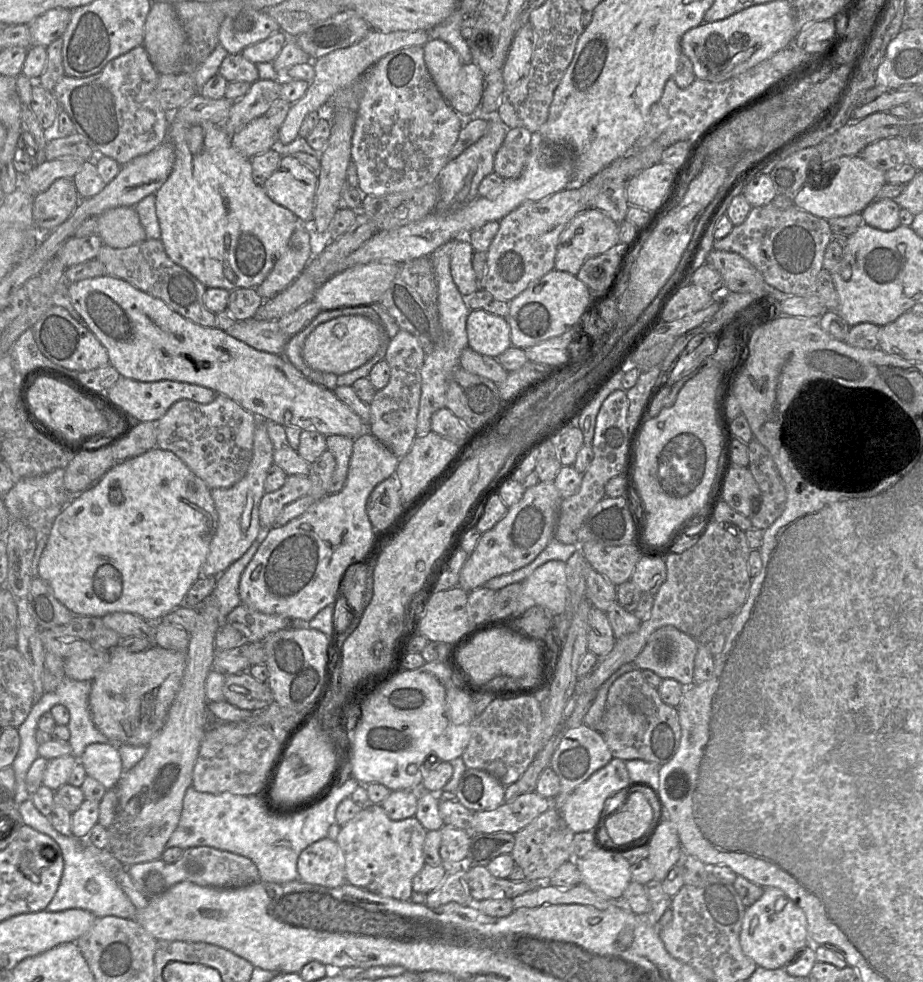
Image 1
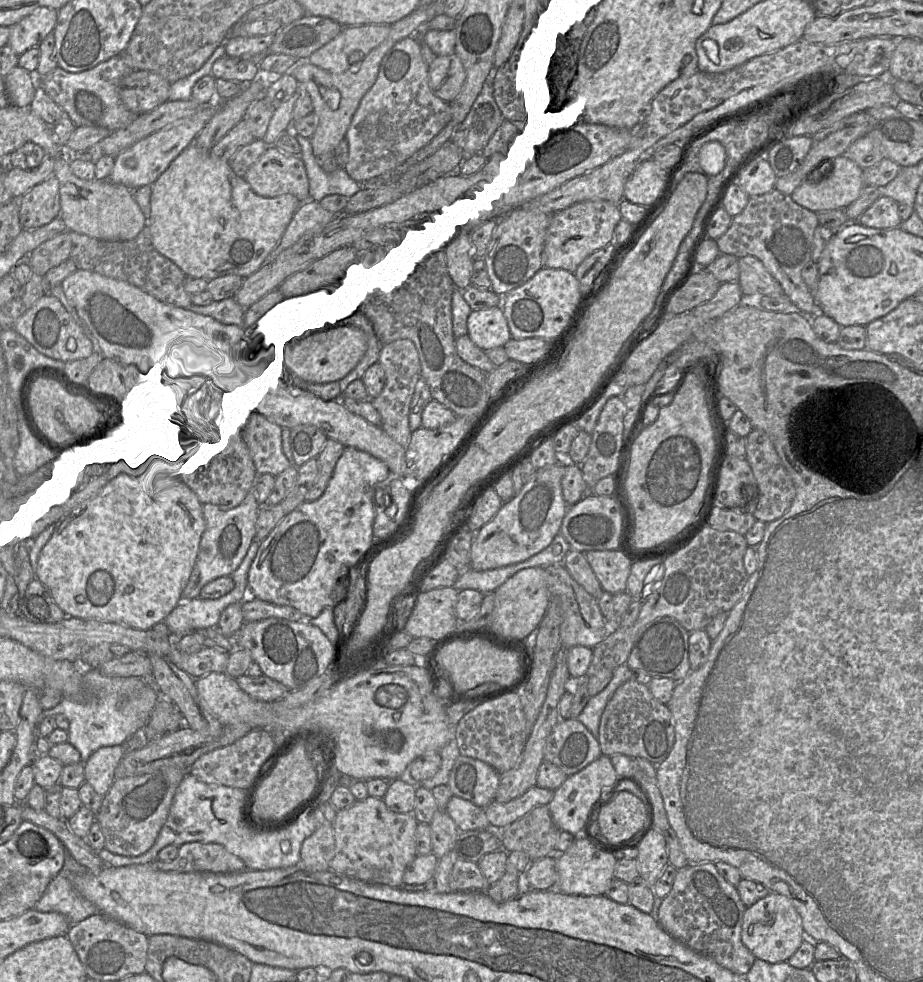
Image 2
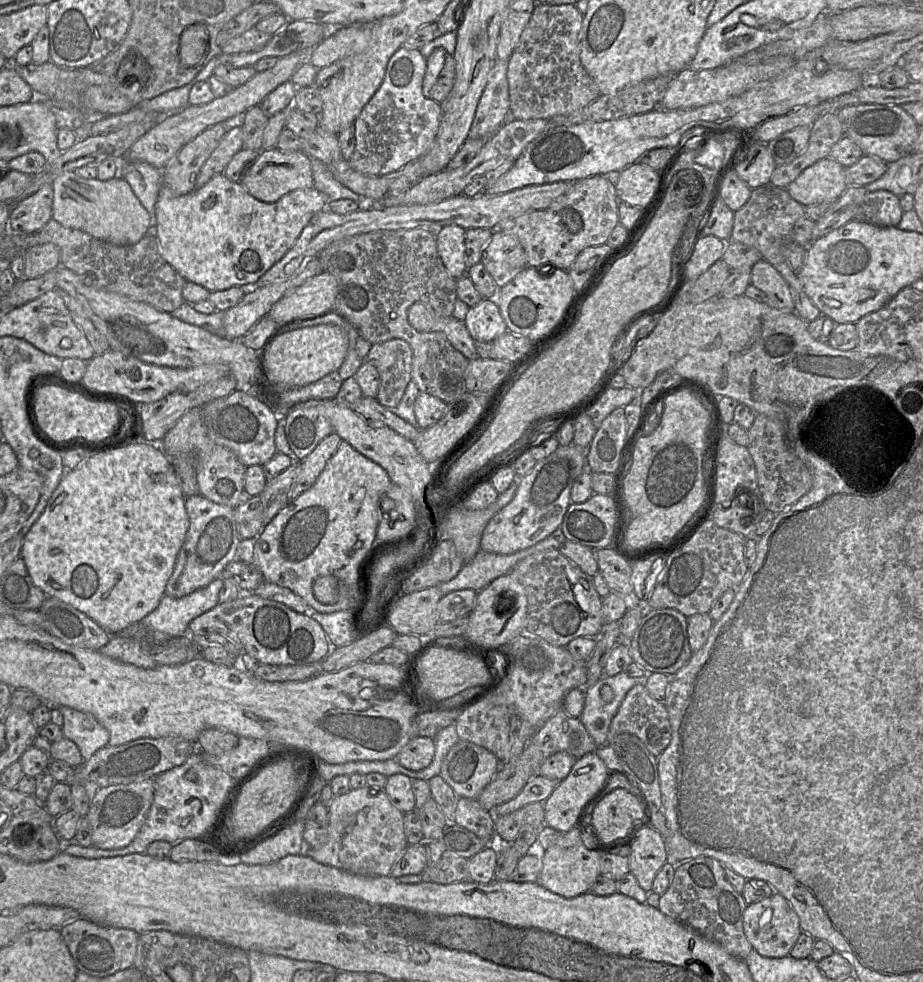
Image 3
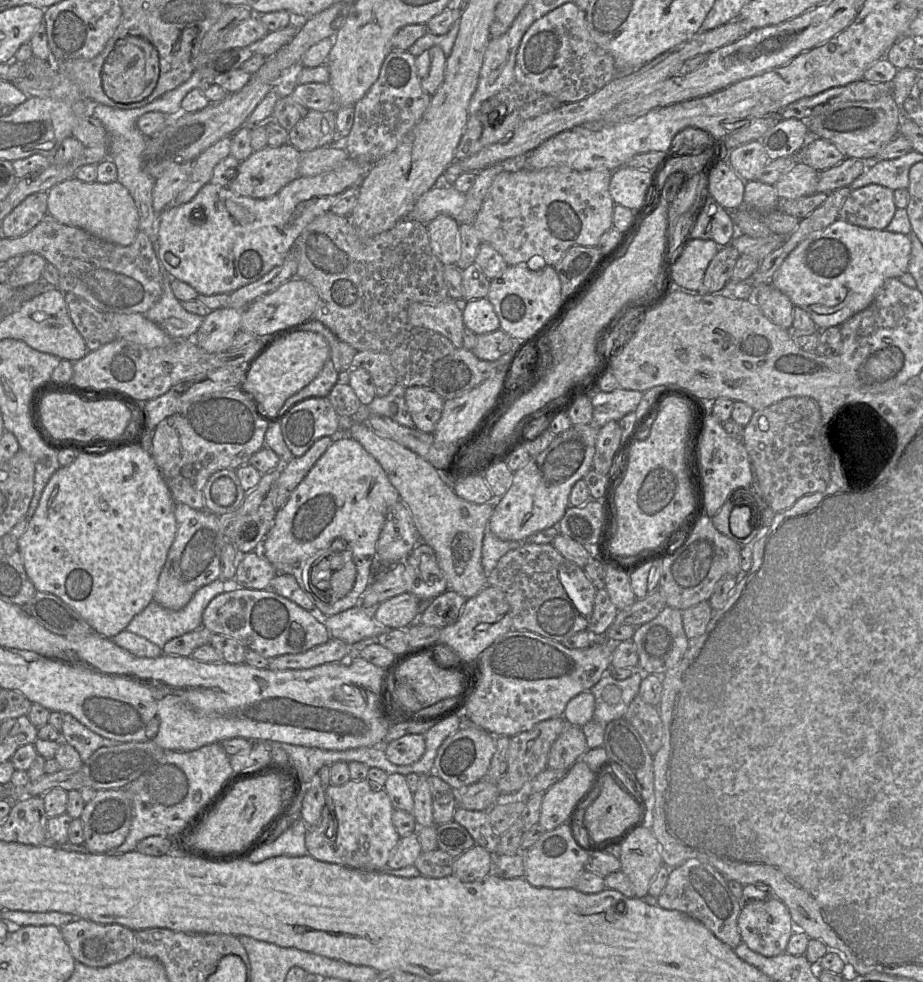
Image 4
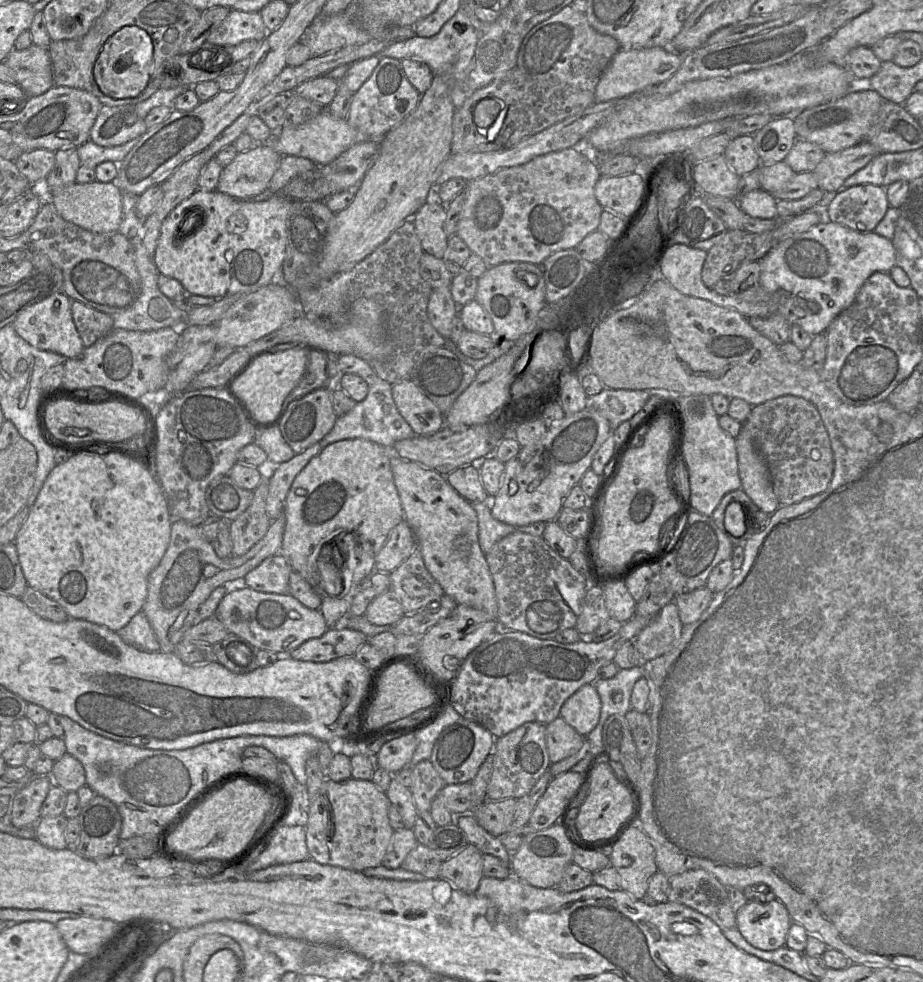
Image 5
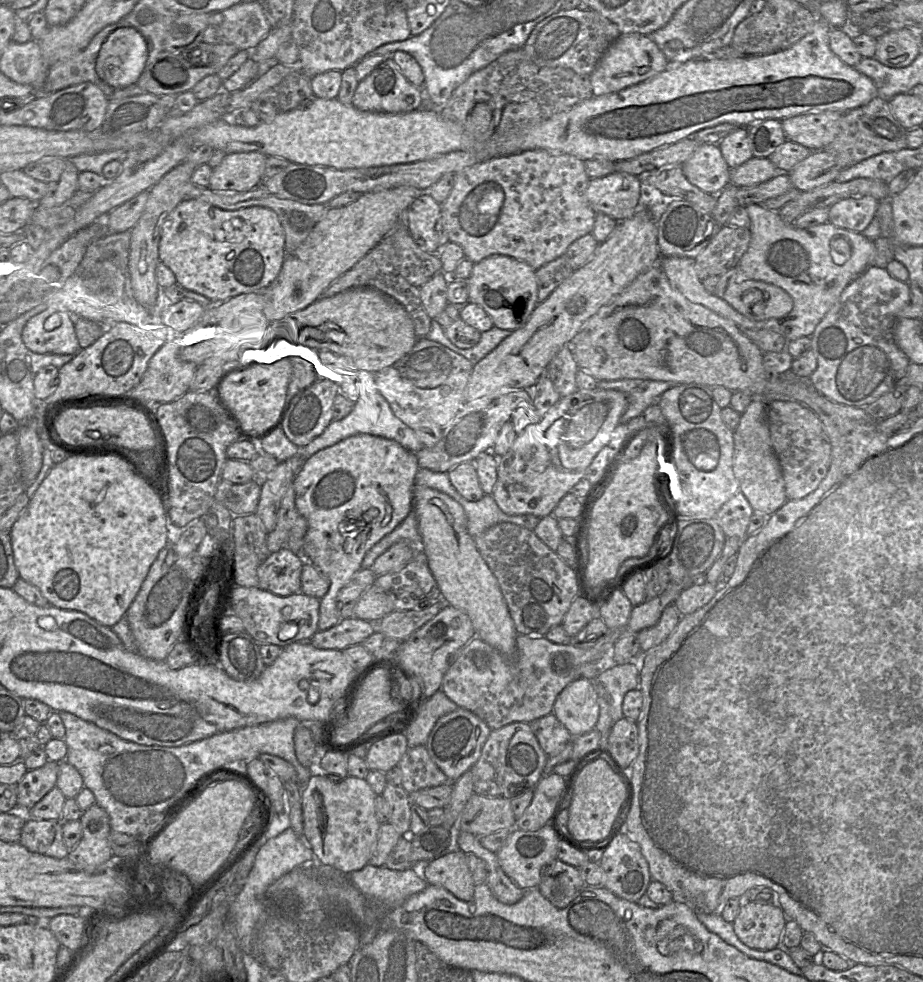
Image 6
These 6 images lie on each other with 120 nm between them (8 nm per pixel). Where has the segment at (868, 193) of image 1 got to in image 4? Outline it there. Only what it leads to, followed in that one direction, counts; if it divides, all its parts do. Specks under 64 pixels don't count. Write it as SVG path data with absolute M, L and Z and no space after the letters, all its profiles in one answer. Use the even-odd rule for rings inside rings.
M798 163L773 186L781 200L811 196L816 193L818 173L812 167Z

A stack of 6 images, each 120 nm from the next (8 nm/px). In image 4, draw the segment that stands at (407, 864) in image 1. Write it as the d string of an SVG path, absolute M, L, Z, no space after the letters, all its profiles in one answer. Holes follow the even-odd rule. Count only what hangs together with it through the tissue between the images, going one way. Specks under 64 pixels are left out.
M368 779L349 780L342 786L328 786L325 789L325 806L319 822L308 828L306 834L308 855L318 861L351 869L383 870L401 838L392 823L393 811L384 788L374 785Z

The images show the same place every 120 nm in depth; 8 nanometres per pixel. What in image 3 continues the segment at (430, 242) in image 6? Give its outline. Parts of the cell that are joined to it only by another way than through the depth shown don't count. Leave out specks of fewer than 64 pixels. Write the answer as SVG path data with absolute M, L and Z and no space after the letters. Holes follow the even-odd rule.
M447 225L435 233L437 251L448 273L455 279L467 275L464 261L466 229Z

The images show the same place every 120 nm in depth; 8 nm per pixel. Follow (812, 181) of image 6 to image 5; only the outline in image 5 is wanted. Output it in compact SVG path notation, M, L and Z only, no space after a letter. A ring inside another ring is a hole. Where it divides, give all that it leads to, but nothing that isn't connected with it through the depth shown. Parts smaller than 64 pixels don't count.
M861 142L839 152L826 153L813 171L818 181L818 189L825 194L840 191L846 179L879 154L879 150L868 142Z

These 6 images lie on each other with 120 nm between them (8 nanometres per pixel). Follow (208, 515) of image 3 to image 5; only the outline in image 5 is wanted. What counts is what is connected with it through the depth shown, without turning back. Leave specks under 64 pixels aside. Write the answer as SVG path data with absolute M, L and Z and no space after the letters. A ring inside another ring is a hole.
M173 519L168 548L158 566L148 578L148 593L142 607L160 644L159 651L174 652L185 632L196 623L200 606L219 586L239 584L244 576L267 555L257 549L257 543L245 554L220 558L199 526L184 520Z

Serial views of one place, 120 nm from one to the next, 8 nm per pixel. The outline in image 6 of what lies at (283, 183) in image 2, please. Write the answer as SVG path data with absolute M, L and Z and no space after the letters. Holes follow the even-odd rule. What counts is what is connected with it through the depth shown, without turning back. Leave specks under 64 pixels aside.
M260 152L227 154L221 163L212 169L208 188L218 193L239 193L258 187L263 182L267 157Z

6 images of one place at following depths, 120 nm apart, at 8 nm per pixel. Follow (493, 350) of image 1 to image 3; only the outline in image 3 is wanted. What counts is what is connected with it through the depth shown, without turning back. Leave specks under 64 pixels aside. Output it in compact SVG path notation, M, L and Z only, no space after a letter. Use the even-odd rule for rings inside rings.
M490 299L470 307L464 322L475 341L494 341L508 331L498 305Z

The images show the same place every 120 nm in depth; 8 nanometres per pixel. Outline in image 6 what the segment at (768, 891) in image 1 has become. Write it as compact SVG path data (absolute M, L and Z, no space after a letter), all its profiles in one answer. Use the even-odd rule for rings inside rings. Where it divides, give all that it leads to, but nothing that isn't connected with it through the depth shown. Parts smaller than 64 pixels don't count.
M744 901L733 928L739 940L749 948L770 951L782 945L787 920L778 905Z

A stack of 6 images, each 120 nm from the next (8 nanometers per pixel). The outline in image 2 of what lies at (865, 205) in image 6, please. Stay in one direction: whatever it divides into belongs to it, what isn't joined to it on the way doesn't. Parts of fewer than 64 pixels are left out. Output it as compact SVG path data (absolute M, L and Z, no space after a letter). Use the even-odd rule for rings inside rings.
M880 196L858 219L863 226L879 229L900 227L899 204L890 197Z

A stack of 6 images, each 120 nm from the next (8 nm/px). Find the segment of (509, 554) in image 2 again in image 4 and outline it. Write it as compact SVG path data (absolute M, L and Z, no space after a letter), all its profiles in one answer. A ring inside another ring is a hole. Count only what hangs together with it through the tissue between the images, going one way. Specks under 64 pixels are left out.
M594 423L571 425L569 429L556 435L543 452L531 457L524 468L516 471L509 490L497 500L497 505L488 521L490 531L503 541L519 541L541 530L558 526L570 506L569 496L572 487L593 468L593 456L600 428Z

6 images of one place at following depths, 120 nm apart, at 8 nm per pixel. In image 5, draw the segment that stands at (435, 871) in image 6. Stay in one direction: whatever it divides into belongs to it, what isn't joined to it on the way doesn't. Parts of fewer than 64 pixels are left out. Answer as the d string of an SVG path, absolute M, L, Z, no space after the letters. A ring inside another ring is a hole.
M467 845L441 865L439 877L449 881L456 889L471 895L483 878L483 854L473 845Z

